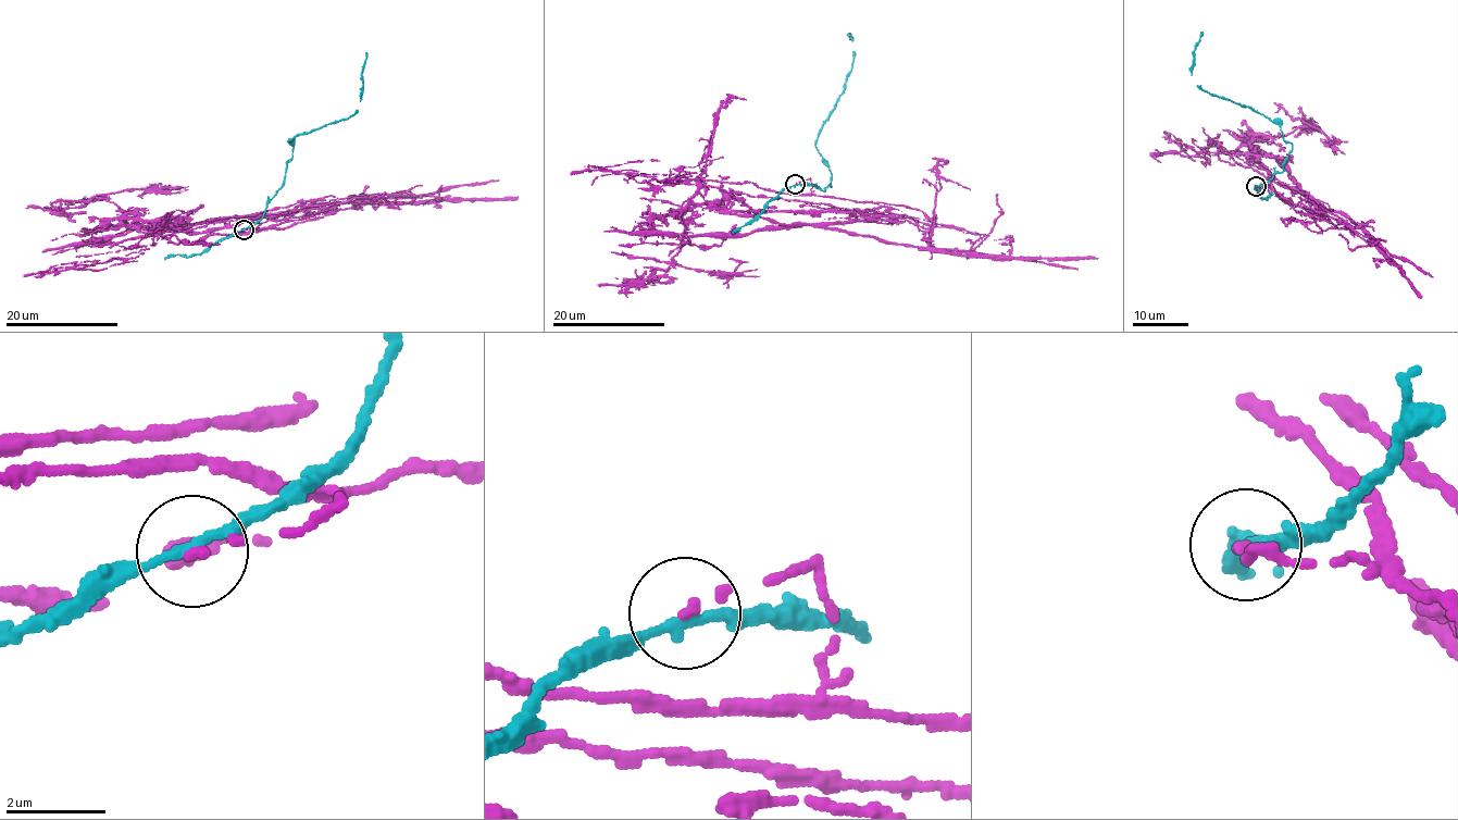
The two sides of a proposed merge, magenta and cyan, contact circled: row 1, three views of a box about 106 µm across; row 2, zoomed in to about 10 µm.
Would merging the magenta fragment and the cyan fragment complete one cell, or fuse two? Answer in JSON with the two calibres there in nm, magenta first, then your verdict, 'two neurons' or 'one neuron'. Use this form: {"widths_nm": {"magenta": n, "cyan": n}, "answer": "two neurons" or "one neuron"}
{"widths_nm": {"magenta": 150, "cyan": 200}, "answer": "two neurons"}

